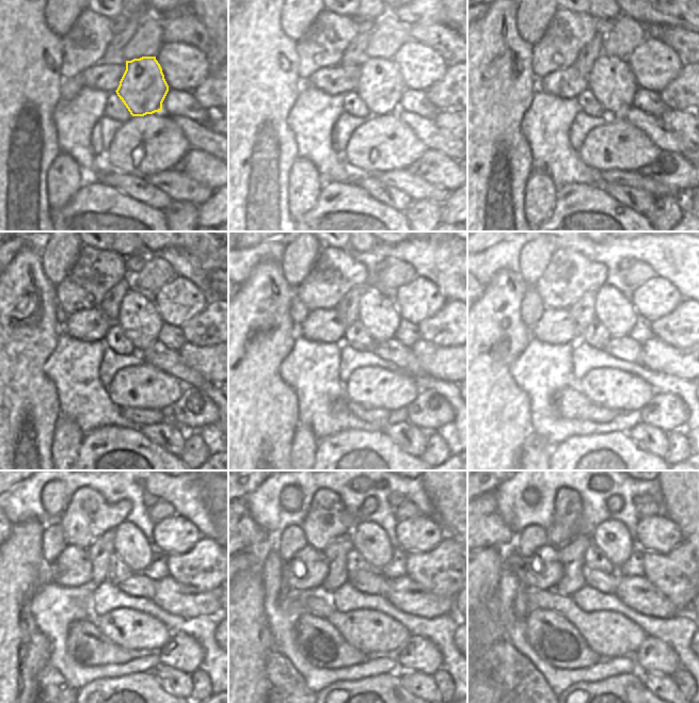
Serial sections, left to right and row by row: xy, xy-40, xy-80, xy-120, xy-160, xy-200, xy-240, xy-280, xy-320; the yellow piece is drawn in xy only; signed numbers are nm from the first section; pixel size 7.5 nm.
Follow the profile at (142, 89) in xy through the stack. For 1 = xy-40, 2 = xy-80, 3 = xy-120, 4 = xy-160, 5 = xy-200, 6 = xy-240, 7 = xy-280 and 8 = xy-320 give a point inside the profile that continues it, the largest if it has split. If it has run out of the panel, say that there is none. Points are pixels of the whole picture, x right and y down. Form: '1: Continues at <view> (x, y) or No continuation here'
1: Continues at xy-40 (380, 86)
2: Continues at xy-80 (612, 80)
3: Continues at xy-120 (139, 318)
4: Continues at xy-160 (378, 313)
5: Continues at xy-200 (618, 315)
6: Continues at xy-240 (131, 545)
7: Continues at xy-280 (370, 540)
8: Continues at xy-320 (612, 536).

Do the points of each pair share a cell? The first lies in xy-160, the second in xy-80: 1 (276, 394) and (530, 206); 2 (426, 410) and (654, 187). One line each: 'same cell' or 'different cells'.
1: different cells
2: different cells

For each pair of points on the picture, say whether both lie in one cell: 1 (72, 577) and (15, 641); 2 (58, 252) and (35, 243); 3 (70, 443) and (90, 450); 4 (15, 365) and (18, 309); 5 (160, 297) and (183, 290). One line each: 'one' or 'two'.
1: two
2: two
3: two
4: one
5: one

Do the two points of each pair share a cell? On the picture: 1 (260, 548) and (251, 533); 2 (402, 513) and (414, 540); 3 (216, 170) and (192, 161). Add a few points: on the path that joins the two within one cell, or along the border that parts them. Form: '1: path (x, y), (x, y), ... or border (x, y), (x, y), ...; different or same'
1: border (269, 534), (244, 550); different
2: border (419, 514), (397, 522); different
3: path (210, 170), (197, 163); same

